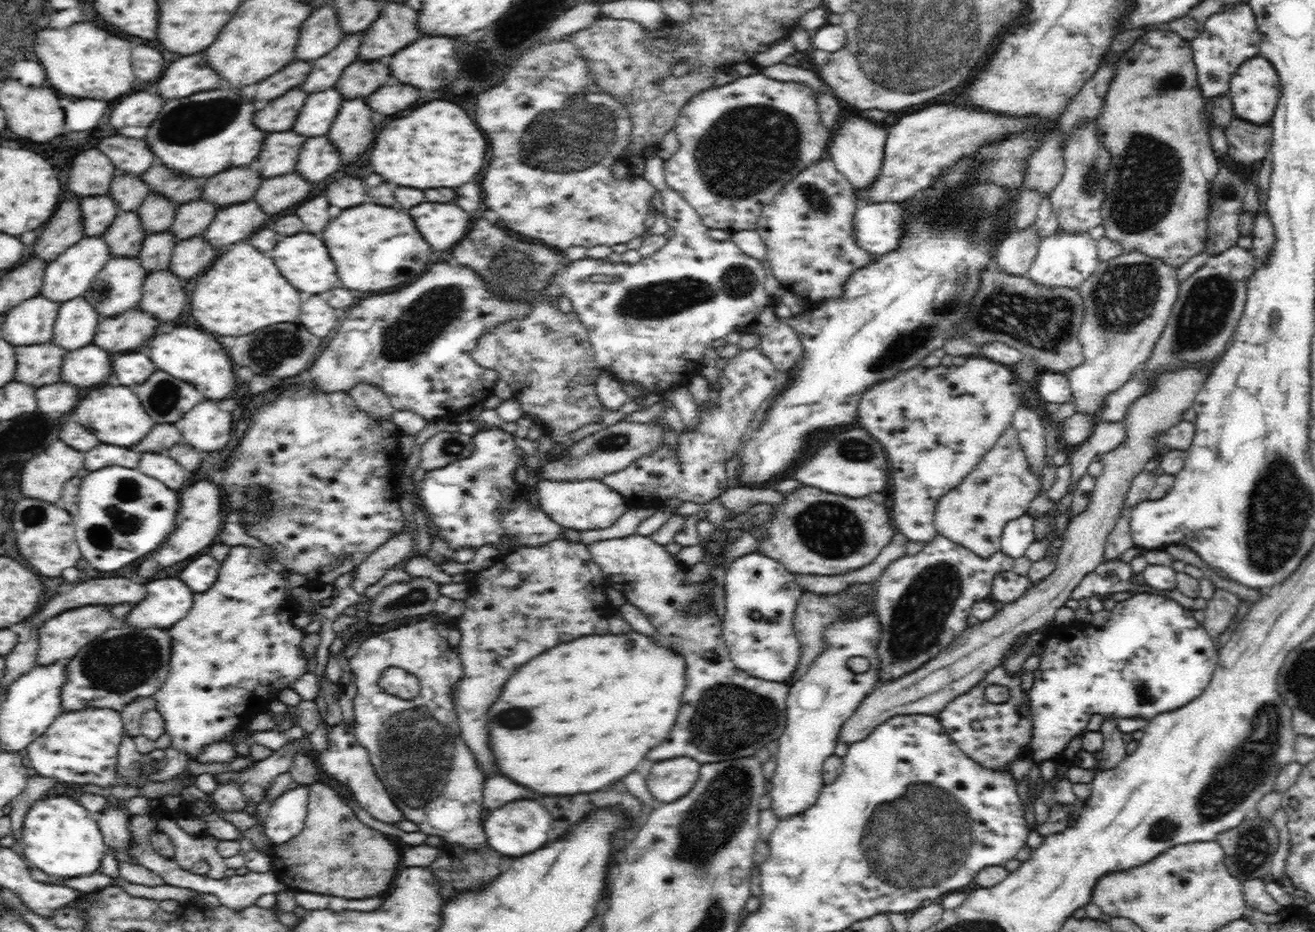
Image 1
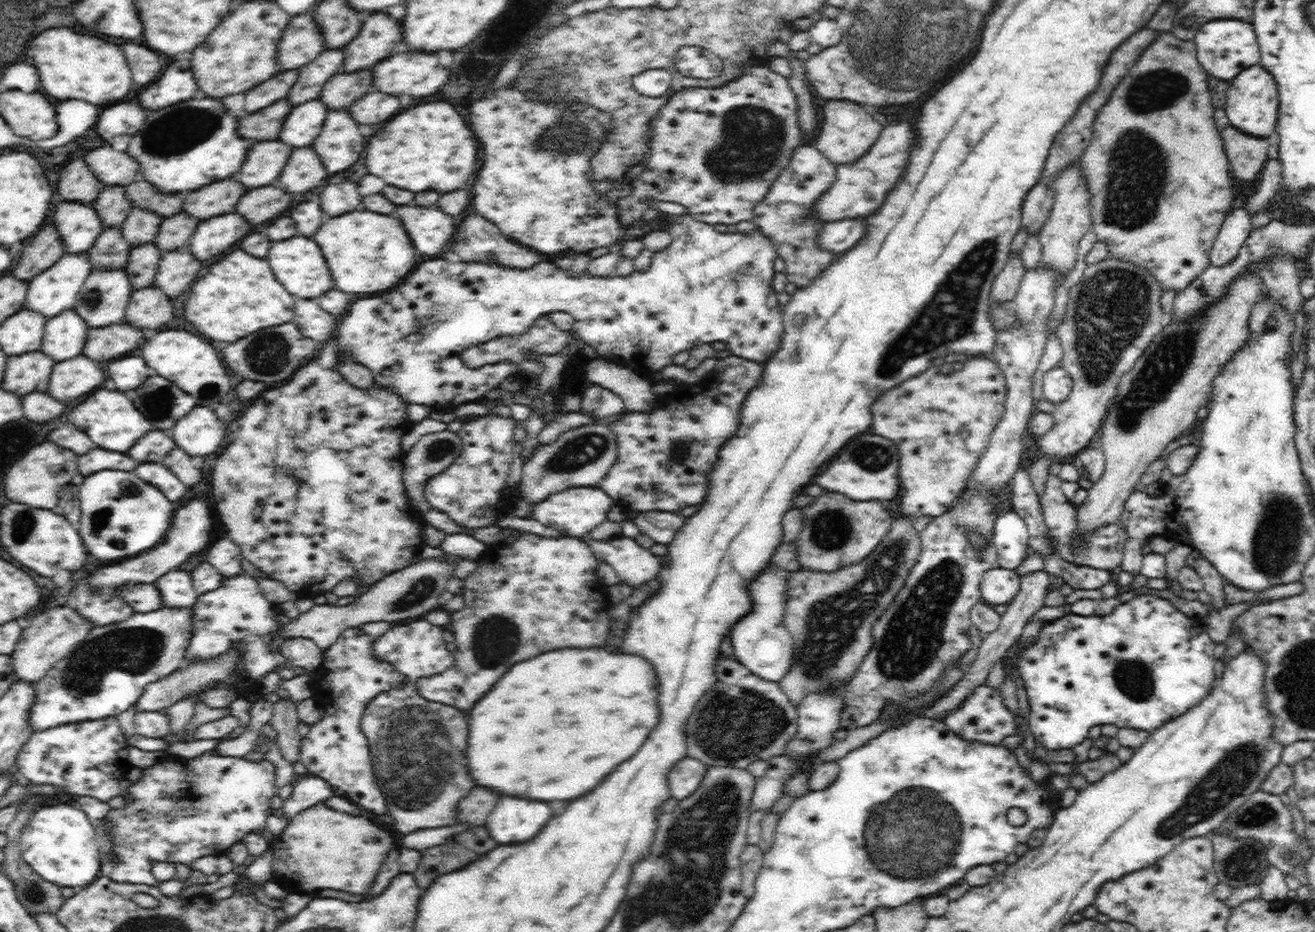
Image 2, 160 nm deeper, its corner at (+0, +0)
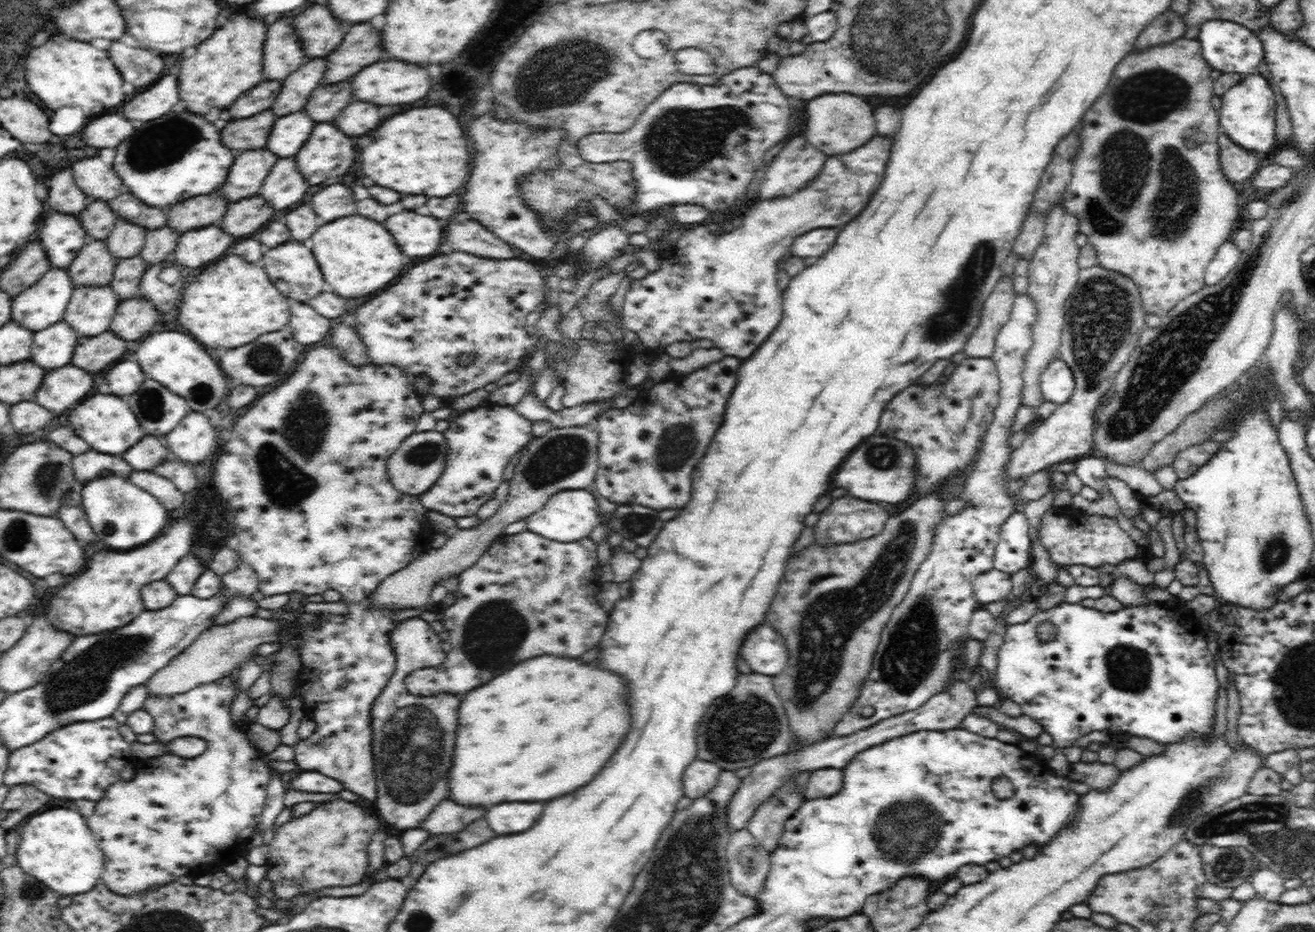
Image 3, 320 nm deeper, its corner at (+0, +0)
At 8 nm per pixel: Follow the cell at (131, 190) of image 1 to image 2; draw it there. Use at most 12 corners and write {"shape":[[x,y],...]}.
{"shape":[[104,186],[91,204],[105,228],[133,210],[124,186]]}

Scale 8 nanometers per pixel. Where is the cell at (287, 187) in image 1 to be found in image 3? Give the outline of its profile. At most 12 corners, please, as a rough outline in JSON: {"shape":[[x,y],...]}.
{"shape":[[259,195],[230,203],[218,226],[238,238],[260,230],[274,210]]}

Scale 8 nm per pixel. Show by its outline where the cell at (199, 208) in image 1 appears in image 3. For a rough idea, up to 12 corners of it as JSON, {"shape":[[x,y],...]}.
{"shape":[[162,226],[146,232],[139,256],[155,265],[169,258],[180,233]]}

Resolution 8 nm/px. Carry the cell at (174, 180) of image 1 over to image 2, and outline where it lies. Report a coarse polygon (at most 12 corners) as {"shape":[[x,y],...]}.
{"shape":[[147,180],[125,186],[132,207],[164,219],[182,213],[184,194]]}

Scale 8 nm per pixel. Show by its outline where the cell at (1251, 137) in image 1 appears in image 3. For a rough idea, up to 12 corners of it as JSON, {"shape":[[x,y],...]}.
{"shape":[[1225,134],[1217,141],[1222,172],[1248,180],[1265,163]]}

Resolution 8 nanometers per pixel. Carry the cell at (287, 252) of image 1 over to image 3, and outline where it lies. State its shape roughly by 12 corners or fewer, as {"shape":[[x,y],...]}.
{"shape":[[286,242],[262,266],[288,298],[306,302],[324,286],[312,250]]}

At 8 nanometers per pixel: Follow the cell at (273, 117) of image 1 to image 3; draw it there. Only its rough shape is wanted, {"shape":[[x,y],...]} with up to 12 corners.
{"shape":[[266,109],[222,125],[236,153],[266,146],[277,117]]}

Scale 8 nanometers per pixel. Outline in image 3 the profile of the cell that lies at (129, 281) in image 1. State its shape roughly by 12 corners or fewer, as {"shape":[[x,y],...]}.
{"shape":[[109,284],[78,286],[63,321],[98,336],[120,300]]}

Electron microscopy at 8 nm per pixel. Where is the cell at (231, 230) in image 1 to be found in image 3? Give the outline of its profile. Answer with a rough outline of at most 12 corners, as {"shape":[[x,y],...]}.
{"shape":[[218,224],[182,233],[170,257],[198,268],[237,241]]}

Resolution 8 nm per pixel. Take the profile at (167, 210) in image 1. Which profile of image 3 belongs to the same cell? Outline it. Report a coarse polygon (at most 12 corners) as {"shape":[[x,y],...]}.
{"shape":[[118,219],[105,243],[114,258],[142,250],[146,228]]}

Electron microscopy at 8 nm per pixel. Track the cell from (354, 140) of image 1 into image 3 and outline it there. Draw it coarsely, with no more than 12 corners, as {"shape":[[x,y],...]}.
{"shape":[[316,123],[296,166],[312,186],[346,174],[352,138]]}

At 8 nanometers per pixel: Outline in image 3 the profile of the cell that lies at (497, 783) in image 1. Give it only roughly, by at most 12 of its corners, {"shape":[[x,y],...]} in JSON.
{"shape":[[440,802],[420,822],[432,835],[464,830],[484,810]]}

